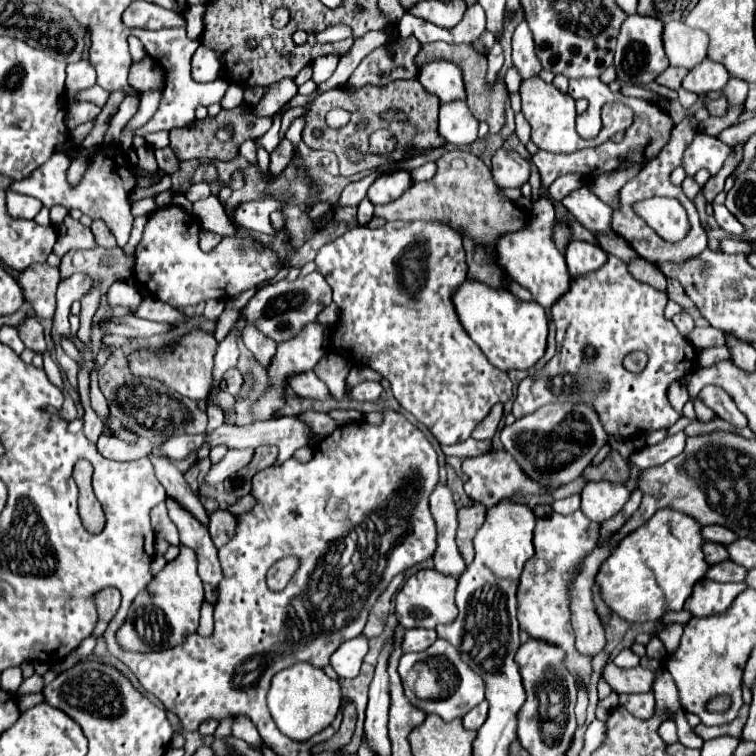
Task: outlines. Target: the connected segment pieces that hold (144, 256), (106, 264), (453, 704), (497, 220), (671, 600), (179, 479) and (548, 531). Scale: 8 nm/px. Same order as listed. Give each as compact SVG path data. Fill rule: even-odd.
M165 207L152 213L145 225L143 239L135 249L135 281L173 307L195 307L207 299L229 299L253 289L255 285L275 277L285 265L271 247L257 241L245 229L239 229L239 239L223 237L211 253L203 253L197 243L199 229L197 219L181 207Z
M117 245L113 249L105 249L105 247L97 247L93 251L69 251L61 257L61 279L67 279L71 277L73 273L87 273L93 277L93 289L91 293L87 293L83 299L81 299L81 313L79 313L79 319L81 319L81 327L91 327L93 325L93 317L99 309L99 299L101 295L107 293L107 289L119 281L119 279L129 279L133 277L133 265L135 265L135 257L133 255L125 255L125 251Z
M437 639L427 651L421 653L403 653L399 665L415 665L415 663L425 663L431 657L439 657L439 665L445 665L443 669L439 667L439 671L443 671L445 677L445 697L435 697L435 699L419 699L413 691L413 687L407 683L407 679L403 679L405 685L405 695L409 697L409 701L413 705L417 705L419 709L423 709L425 713L437 713L439 717L443 717L445 721L451 721L453 717L463 717L469 709L473 709L473 705L479 705L485 699L485 681L481 681L481 677L477 673L473 673L473 669L469 669L469 665L465 665L461 661L461 653L449 645L443 639Z
M469 151L445 153L437 161L437 173L433 179L415 183L389 205L377 205L373 217L383 217L385 221L441 219L457 231L465 229L469 237L473 237L477 243L483 243L489 251L493 251L499 235L523 229L529 221L529 215L523 209L515 207L513 201L501 195L501 189L493 181L491 169Z
M659 509L645 525L629 533L619 541L619 545L613 549L613 553L605 559L605 563L599 567L597 573L597 585L601 587L601 595L605 603L615 611L619 617L631 623L645 623L645 621L659 621L665 611L681 611L685 599L691 595L693 585L705 577L705 569L709 569L703 545L705 539L701 537L701 525L675 509Z
M149 453L147 457L153 463L155 475L157 475L159 483L165 487L165 491L169 493L169 497L181 501L181 505L185 505L203 525L209 525L207 513L205 513L199 497L191 491L191 487L183 479L183 473L171 463L171 459L167 459L163 455L157 455L157 453Z
M575 511L573 515L559 515L553 513L549 517L537 519L535 525L535 555L527 561L521 583L519 583L519 625L527 631L533 639L551 641L567 651L567 667L569 671L579 677L583 683L589 681L591 675L591 657L577 653L575 649L575 635L571 627L571 591L569 585L579 575L583 559L595 549L599 535L599 525L593 523L583 515L583 511Z

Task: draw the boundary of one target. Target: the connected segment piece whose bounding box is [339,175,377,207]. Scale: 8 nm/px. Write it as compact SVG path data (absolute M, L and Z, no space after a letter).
M367 175L363 177L361 181L355 181L355 183L349 183L341 197L339 197L339 207L349 207L349 205L357 205L365 195L367 195L367 189L369 185L377 179L377 175Z

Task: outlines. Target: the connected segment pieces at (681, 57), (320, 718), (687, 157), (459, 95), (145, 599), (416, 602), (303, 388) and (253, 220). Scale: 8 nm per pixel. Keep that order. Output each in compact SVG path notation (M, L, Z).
M669 21L663 31L663 45L673 67L693 69L707 57L709 37L705 31L691 29L683 21Z
M303 661L279 671L277 677L273 677L271 689L267 695L269 711L279 731L295 741L307 741L315 733L329 727L337 717L341 701L343 701L343 693L341 693L339 681L331 679L321 667L315 667Z
M697 133L683 155L683 169L687 171L687 175L695 175L699 169L705 167L711 175L717 175L729 153L731 147L721 143L717 137Z
M433 59L419 65L417 81L433 95L441 99L441 103L465 99L463 73L457 65L445 59Z
M179 545L179 555L169 561L153 581L141 591L131 609L125 625L119 629L117 639L127 651L163 651L181 645L187 635L195 633L199 627L199 609L203 601L203 583L197 575L197 555L193 549Z
M421 569L415 575L407 577L405 585L397 593L397 621L405 629L413 627L425 627L435 629L441 623L453 623L457 617L457 605L455 605L455 579L443 573L437 573L435 569Z
M295 373L293 377L289 377L287 385L299 395L299 397L307 397L307 399L331 399L327 385L313 373Z
M265 197L265 199L241 203L233 211L231 225L269 235L269 213L283 209L285 203L287 203L287 199L281 201L281 199L275 199L275 197Z

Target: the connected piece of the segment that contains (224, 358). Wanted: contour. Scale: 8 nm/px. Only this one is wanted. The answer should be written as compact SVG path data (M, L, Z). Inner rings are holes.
M237 321L235 331L229 333L229 335L219 343L219 349L217 349L217 355L215 355L215 371L213 371L215 385L213 385L213 389L210 391L210 396L219 393L219 381L221 381L221 377L225 375L225 371L237 365L237 359L239 359L237 333L241 333L243 327L245 327L245 321Z

